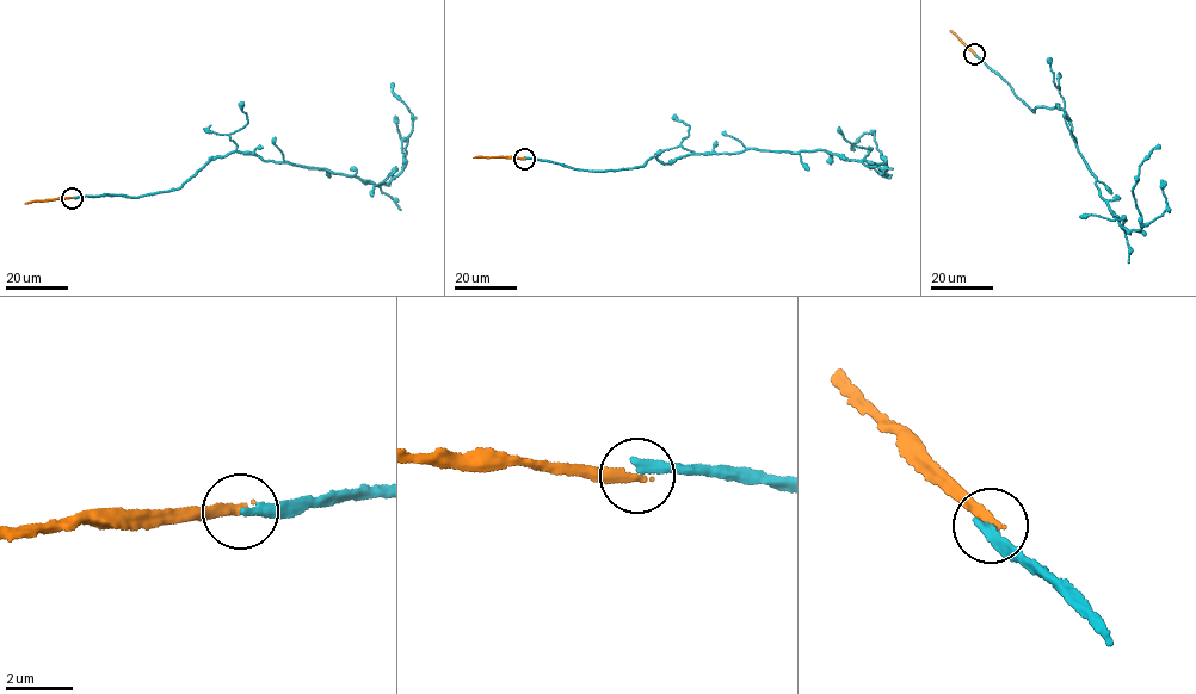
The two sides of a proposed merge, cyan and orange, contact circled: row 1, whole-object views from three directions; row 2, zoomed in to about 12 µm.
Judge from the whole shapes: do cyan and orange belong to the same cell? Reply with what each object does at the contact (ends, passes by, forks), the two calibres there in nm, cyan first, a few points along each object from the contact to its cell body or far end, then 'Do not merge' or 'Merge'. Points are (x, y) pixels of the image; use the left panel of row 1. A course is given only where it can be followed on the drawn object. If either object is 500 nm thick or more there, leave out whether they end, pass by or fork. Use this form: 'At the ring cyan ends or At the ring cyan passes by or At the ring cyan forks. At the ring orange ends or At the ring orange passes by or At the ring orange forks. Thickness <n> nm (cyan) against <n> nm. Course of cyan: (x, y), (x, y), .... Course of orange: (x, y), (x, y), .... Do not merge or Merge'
At the ring cyan ends. At the ring orange ends. Thickness 280 nm (cyan) against 320 nm. Course of cyan: (72, 197), (178, 189), (205, 163), (238, 150), (377, 185), (390, 181), (404, 169), (413, 124), (393, 82). Course of orange: (72, 197), (25, 203). Do not merge

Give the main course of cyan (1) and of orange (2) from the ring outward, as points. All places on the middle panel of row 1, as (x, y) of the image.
1: (525, 159), (602, 172), (654, 156), (669, 163), (752, 148), (885, 162), (871, 131), (852, 149)
2: (524, 159), (474, 157)

